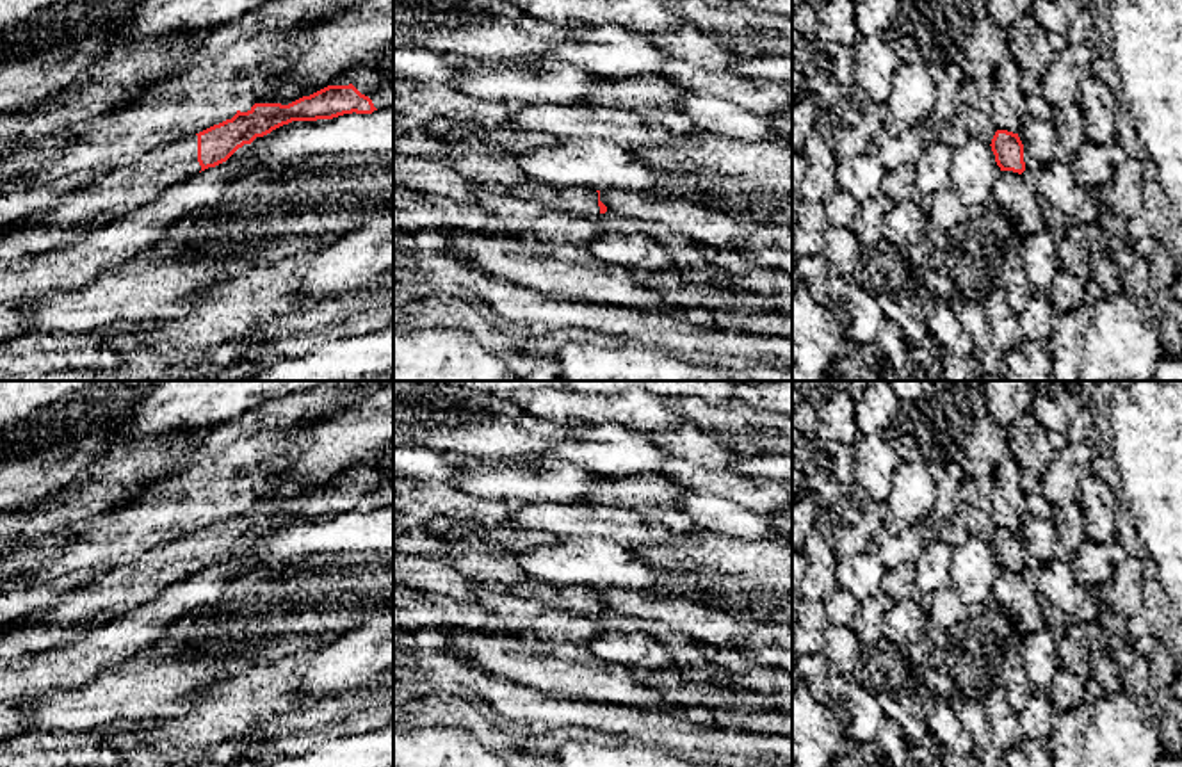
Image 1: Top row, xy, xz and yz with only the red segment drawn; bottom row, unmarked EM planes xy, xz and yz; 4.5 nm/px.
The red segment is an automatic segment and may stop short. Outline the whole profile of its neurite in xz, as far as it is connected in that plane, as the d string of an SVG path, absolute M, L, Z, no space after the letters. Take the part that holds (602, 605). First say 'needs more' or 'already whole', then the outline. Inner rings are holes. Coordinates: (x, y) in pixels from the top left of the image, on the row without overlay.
needs more; M536 578L500 587L516 598L536 600L554 610L573 610L579 614L605 612L607 605L600 600L600 589L582 585L557 585Z

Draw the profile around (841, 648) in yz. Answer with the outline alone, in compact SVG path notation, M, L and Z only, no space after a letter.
M826 623L822 653L830 674L851 674L860 651L862 644L851 626Z

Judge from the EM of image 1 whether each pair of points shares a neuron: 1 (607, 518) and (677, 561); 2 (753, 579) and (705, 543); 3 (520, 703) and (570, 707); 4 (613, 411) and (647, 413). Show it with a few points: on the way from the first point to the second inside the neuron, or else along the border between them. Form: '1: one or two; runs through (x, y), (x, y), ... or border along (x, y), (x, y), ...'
1: two; border along (688, 532), (679, 541), (641, 541), (631, 547)
2: one; runs through (741, 570), (732, 570), (718, 556)
3: one; runs through (533, 707), (558, 707)
4: one; runs through (622, 411), (638, 411)

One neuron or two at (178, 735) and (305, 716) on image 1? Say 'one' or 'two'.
one

